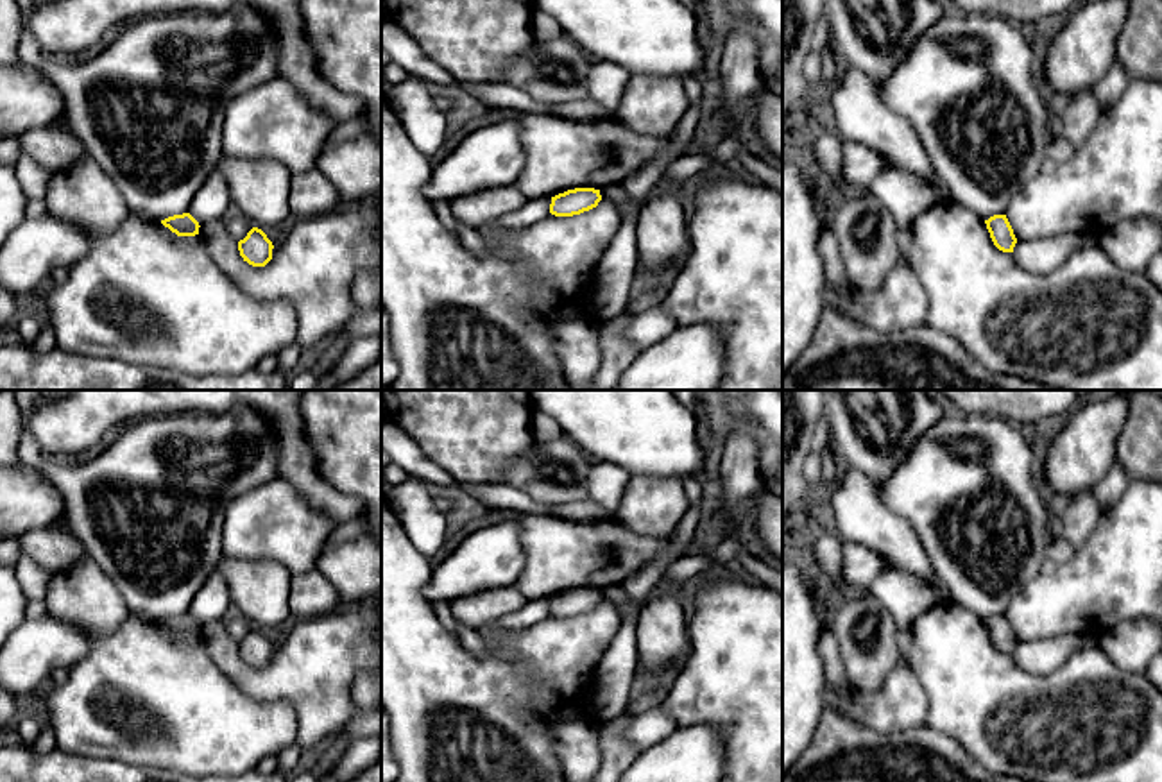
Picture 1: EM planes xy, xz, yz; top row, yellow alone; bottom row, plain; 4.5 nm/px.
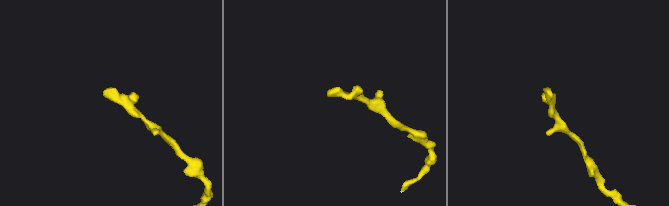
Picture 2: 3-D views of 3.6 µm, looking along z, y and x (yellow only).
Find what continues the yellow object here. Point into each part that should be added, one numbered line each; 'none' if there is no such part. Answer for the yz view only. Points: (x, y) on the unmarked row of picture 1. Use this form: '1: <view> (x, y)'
none

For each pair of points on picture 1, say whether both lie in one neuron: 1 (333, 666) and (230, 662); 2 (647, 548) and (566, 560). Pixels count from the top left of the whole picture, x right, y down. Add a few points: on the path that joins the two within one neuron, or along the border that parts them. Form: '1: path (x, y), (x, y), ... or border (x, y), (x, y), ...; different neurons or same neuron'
1: path (308, 671), (289, 677), (255, 677); same neuron
2: path (627, 548), (609, 541), (591, 555), (586, 555); same neuron

